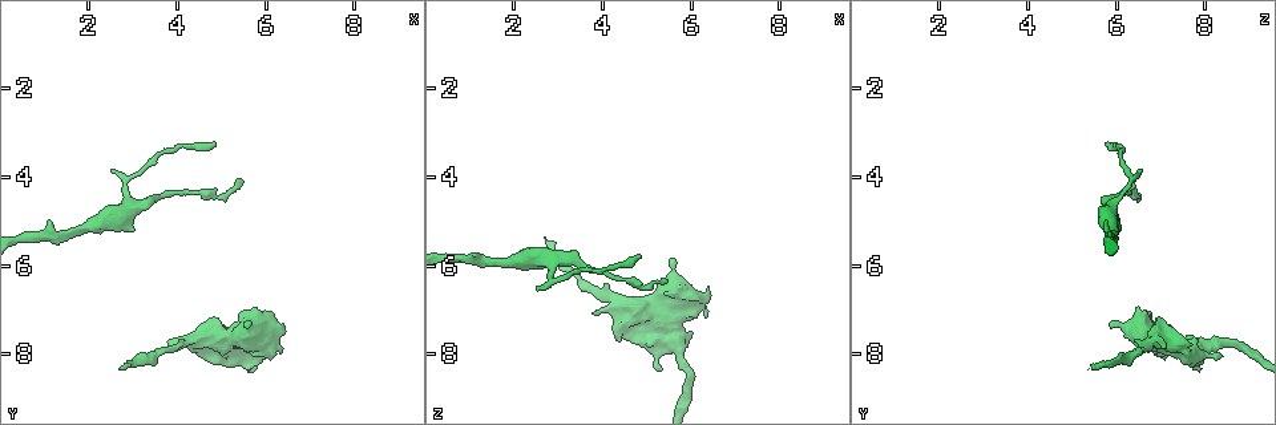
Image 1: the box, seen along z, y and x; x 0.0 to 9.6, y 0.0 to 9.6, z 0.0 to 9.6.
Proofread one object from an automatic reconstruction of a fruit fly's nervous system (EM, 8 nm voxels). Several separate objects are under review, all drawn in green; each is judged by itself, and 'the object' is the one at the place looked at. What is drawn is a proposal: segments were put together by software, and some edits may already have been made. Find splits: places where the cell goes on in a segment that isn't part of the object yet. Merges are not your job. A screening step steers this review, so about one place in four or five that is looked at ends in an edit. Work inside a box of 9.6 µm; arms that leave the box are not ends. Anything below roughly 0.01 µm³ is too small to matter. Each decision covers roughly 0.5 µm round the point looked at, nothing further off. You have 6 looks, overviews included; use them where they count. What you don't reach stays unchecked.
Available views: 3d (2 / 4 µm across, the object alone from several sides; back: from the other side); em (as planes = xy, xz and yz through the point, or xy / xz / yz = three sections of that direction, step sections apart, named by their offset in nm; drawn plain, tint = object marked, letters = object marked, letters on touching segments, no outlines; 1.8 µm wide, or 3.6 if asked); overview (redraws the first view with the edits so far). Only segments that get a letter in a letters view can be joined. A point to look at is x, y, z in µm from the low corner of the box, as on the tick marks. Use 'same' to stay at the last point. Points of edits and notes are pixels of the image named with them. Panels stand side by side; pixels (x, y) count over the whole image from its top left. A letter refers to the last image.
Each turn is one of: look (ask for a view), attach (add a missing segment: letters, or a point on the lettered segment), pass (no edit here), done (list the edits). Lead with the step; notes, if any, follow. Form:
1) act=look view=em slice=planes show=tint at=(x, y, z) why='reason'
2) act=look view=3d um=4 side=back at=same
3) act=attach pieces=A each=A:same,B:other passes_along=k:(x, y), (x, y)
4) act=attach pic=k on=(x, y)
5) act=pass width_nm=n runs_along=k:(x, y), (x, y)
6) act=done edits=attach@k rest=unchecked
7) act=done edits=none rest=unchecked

act=look view=3d um=2 at=(2.70, 8.25, 5.40) why='branch stops here'

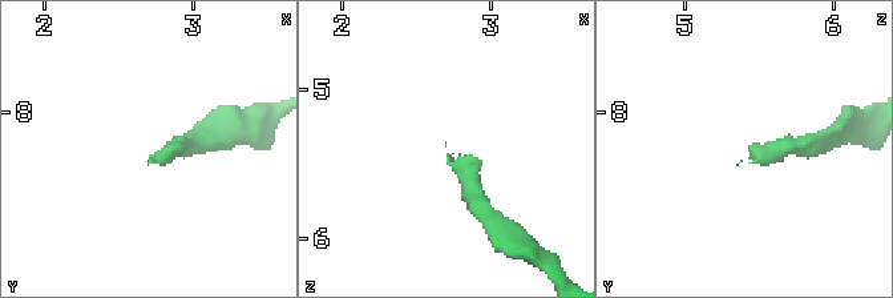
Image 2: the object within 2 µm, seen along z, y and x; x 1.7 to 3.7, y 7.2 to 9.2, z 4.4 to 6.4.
act=look view=em slice=xy step=16 show=tint at=(2.70, 8.34, 5.44) why='shape alone is not enough'

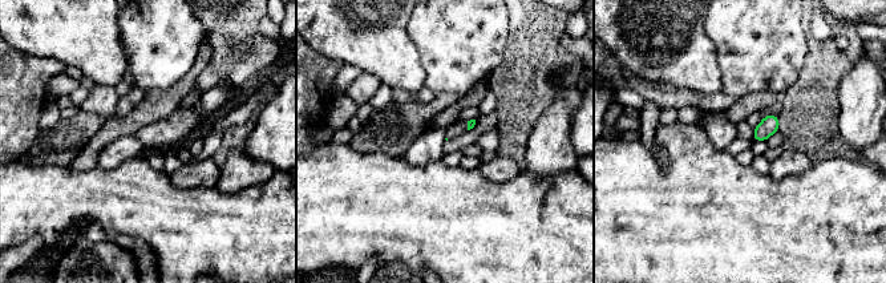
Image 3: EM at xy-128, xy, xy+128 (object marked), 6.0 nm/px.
act=look view=em slice=yz step=16 show=letters at=same

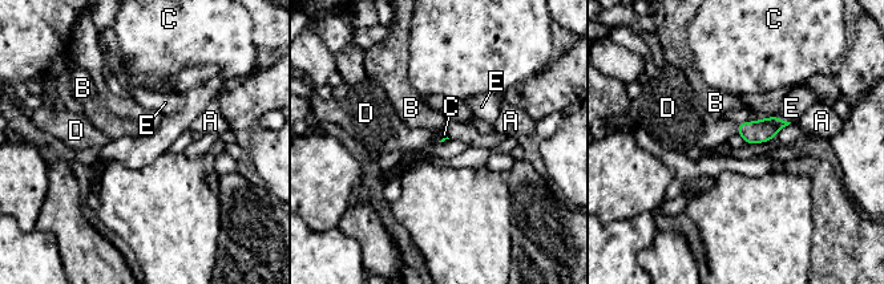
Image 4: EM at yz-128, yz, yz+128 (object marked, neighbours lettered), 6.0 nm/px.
act=attach pieces=D each=A:other,B:other,C:other,D:same,E:other passes_along=4:(761, 130), (738, 129), (697, 128) found='the cell continues'

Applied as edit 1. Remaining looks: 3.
act=look view=em um=3.6 slice=planes show=letters at=(2.55, 3.85, 6.55) why='tapers out'

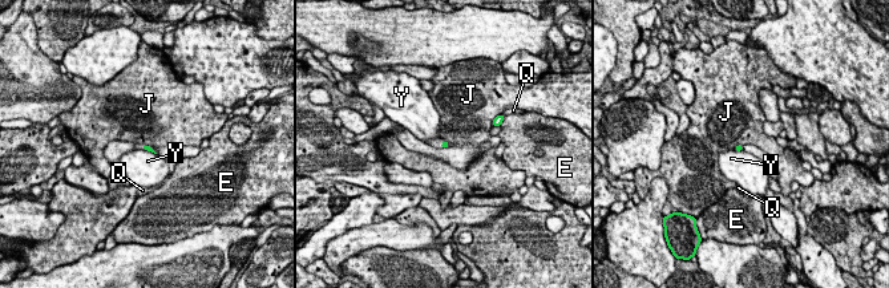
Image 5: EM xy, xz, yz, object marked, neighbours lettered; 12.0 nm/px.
act=pass each=E:other,J:other,Q:other,Y:other border=5:(144, 144), (152, 146) found='none of them fits'

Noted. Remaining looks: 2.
act=look view=em slice=yz step=16 show=letters at=(4.90, 3.30, 5.85) why='an open end'

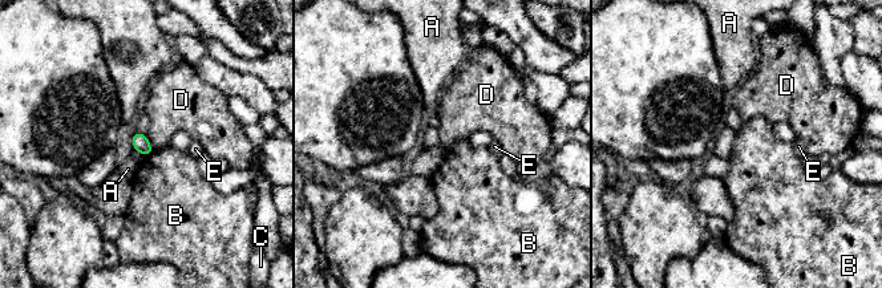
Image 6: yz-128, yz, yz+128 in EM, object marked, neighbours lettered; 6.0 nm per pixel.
act=look view=em slice=planes show=letters at=same why='cut it another way'

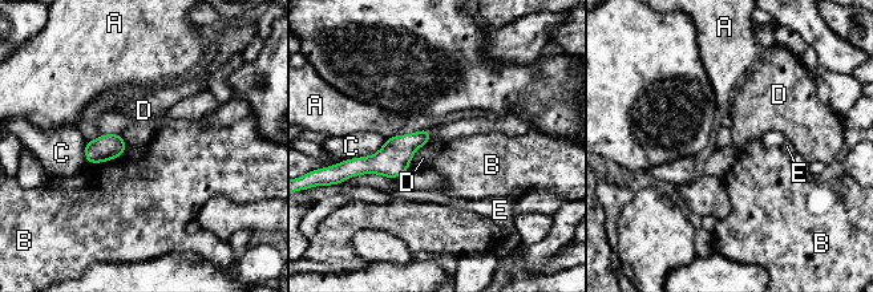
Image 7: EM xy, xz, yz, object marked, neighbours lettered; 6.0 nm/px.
act=pass width_nm=110 each=A:other,B:other,C:other,D:other,E:other border=7:(427, 142), (415, 151), (408, 167) found='no lettered segment goes on from it'

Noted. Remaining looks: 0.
act=done edits=attach@4 rest=unchecked

